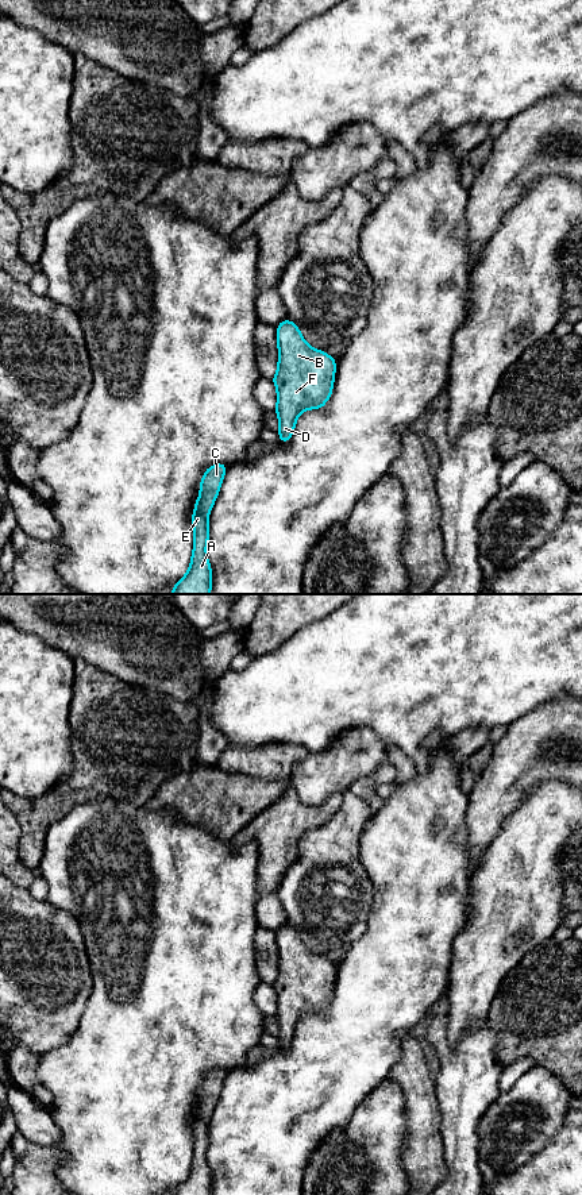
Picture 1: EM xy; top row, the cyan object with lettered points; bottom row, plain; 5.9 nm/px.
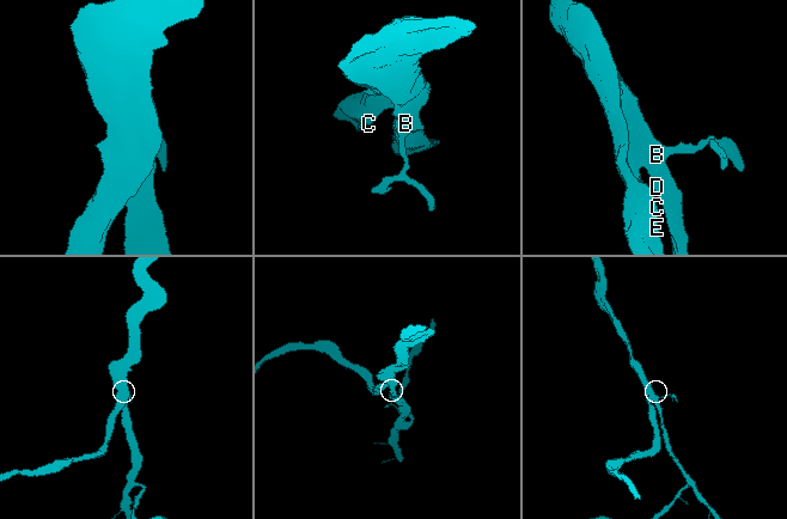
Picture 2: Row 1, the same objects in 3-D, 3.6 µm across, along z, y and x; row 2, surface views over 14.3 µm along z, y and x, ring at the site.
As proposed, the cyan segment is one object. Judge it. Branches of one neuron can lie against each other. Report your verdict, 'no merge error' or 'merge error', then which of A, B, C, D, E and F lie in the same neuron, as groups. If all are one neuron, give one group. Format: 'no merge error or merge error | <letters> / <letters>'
no merge error | A B C D E F

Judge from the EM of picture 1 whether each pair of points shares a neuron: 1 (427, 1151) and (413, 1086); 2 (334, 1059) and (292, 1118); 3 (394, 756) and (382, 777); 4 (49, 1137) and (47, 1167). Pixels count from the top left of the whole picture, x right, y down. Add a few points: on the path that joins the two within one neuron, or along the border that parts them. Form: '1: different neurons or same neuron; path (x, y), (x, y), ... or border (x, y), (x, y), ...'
1: same neuron; path (423, 1134), (420, 1102)
2: same neuron; path (324, 1074), (295, 1103)
3: different neurons; border (388, 758), (396, 771), (396, 781)
4: different neurons; border (19, 1133), (37, 1144), (53, 1147)

